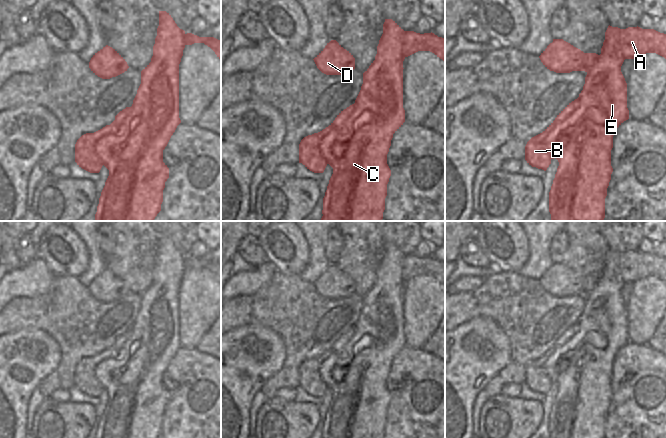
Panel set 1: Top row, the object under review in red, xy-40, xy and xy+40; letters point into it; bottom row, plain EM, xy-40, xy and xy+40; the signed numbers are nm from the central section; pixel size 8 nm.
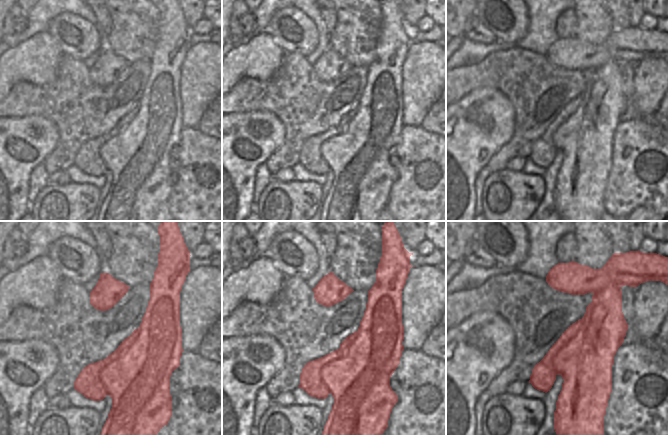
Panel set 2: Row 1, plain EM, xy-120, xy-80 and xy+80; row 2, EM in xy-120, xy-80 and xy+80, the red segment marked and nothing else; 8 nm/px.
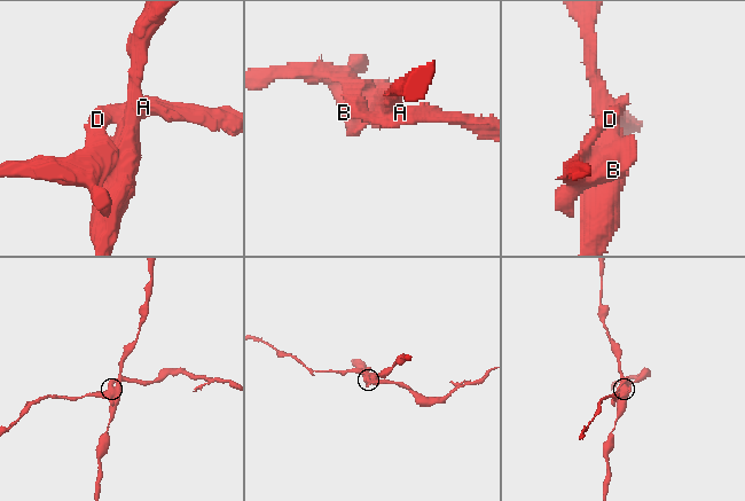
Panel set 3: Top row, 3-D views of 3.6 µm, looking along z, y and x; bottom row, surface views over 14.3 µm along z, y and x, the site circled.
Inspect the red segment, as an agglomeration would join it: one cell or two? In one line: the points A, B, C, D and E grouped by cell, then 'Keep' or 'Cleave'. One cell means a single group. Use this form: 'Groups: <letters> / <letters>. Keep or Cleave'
Groups: A B D / C E. Cleave.

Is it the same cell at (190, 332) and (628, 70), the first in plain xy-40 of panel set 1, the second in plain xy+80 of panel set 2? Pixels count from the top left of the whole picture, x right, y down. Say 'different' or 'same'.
different

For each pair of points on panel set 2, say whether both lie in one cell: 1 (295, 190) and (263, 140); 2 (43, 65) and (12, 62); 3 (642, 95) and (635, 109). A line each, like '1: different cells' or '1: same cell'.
1: different cells
2: same cell
3: same cell

